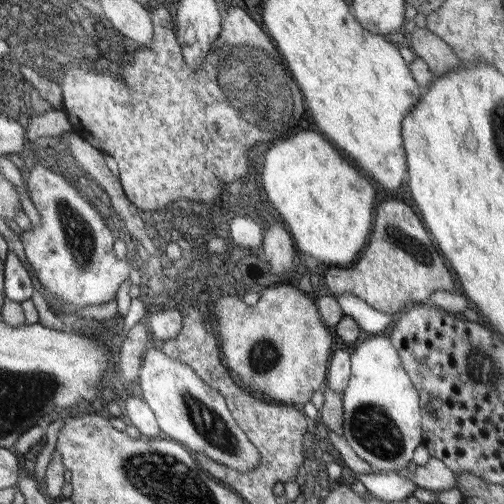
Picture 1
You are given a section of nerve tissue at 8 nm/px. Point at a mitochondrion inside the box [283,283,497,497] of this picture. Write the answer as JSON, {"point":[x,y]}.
{"point":[371,426]}

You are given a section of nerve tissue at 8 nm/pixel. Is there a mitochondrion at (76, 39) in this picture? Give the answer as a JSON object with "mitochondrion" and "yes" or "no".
{"mitochondrion":"yes"}

